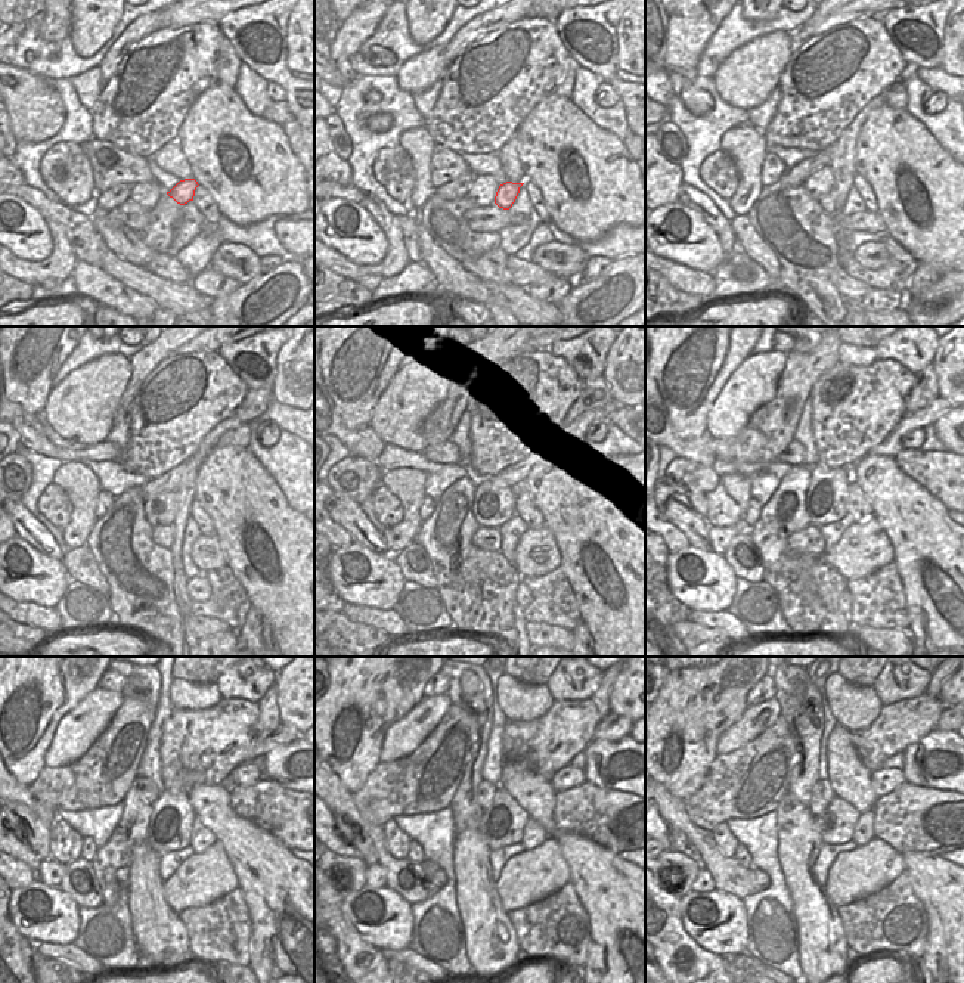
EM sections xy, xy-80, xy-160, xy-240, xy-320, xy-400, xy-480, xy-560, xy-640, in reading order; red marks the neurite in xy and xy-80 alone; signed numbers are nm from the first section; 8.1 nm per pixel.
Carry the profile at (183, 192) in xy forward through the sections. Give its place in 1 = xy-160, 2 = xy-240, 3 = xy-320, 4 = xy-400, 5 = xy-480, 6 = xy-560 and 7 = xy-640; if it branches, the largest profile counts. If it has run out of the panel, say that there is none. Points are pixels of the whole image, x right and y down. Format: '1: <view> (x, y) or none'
1: xy-160 (828, 201)
2: xy-240 (164, 536)
3: xy-320 (486, 537)
4: xy-400 (809, 540)
5: xy-480 (123, 874)
6: xy-560 (439, 878)
7: xy-640 (762, 881)

